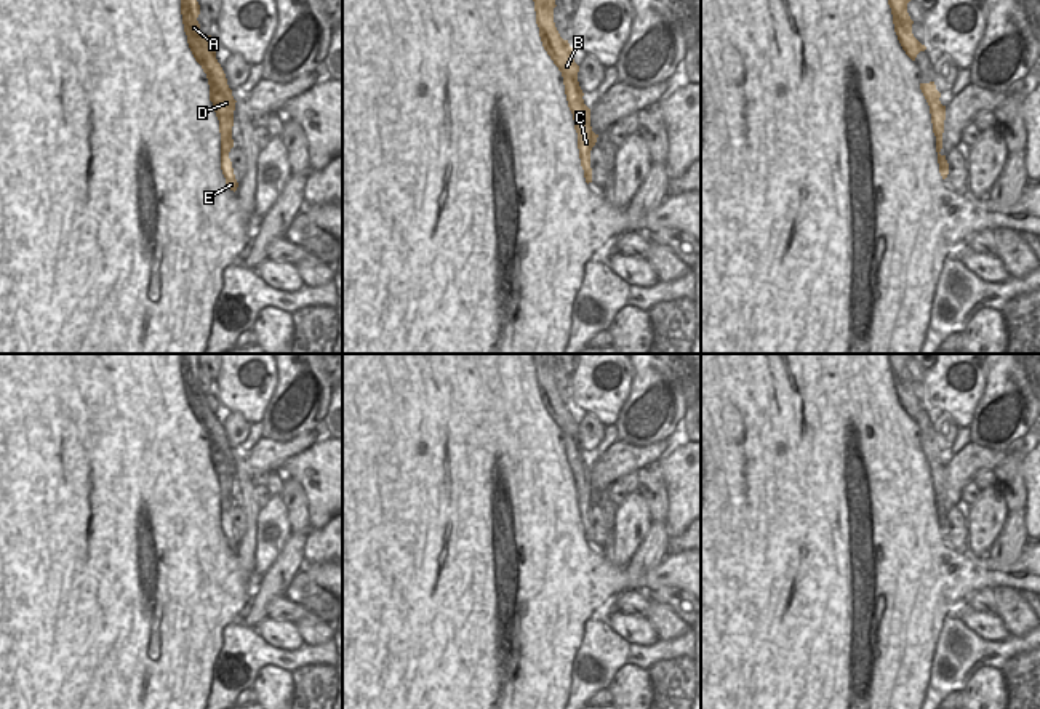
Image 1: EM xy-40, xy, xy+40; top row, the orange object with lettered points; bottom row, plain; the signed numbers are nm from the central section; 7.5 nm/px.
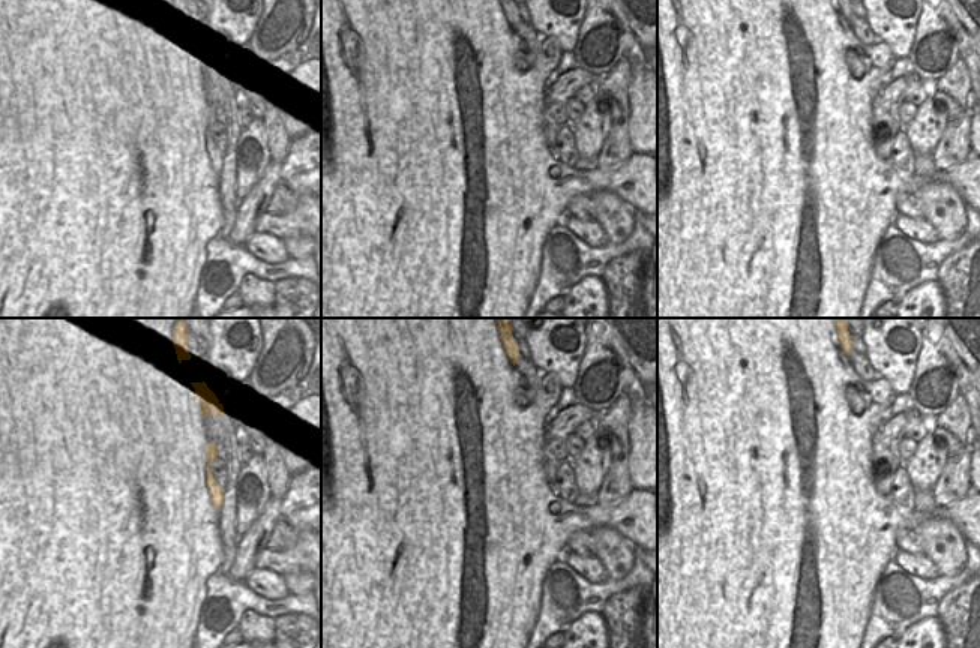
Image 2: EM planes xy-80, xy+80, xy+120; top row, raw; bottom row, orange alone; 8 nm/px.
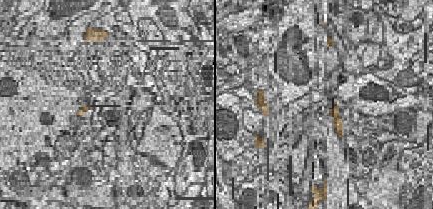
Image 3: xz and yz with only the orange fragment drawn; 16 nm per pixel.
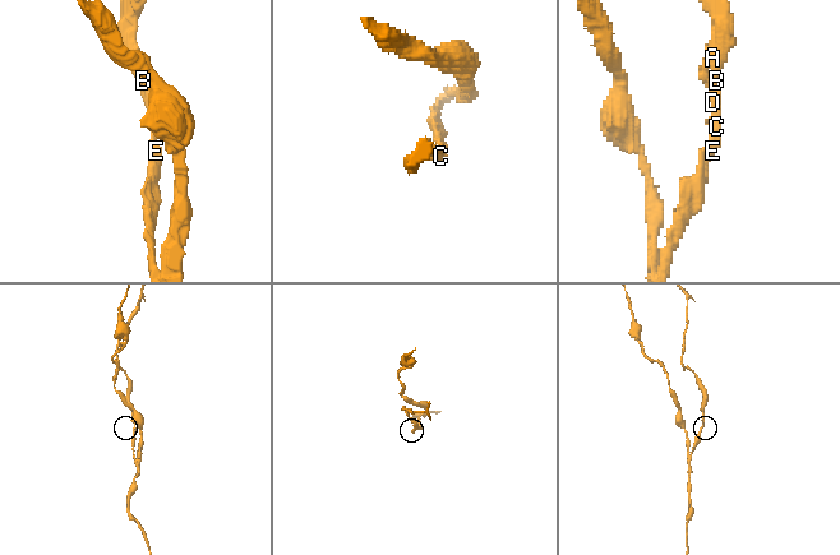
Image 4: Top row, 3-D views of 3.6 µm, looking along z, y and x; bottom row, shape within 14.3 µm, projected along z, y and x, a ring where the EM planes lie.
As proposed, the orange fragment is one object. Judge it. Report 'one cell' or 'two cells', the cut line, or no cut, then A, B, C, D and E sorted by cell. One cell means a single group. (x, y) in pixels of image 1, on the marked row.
two cells | xy (564, 77), (573, 80), (573, 87), (581, 96) | A B D / C E

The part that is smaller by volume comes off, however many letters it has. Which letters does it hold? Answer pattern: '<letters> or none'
A, B, D

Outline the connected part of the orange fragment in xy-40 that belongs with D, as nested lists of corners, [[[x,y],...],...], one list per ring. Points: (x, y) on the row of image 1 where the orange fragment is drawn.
[[[181,0],[181,14],[189,48],[195,61],[202,66],[206,78],[213,83],[216,114],[230,115],[234,118],[235,99],[227,85],[226,74],[216,59],[218,43],[214,37],[203,35],[197,21],[200,5],[197,0]]]

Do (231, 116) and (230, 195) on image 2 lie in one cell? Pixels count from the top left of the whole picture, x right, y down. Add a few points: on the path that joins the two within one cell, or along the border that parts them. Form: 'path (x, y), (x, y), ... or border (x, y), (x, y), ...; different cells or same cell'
path (231, 135), (230, 176); same cell

